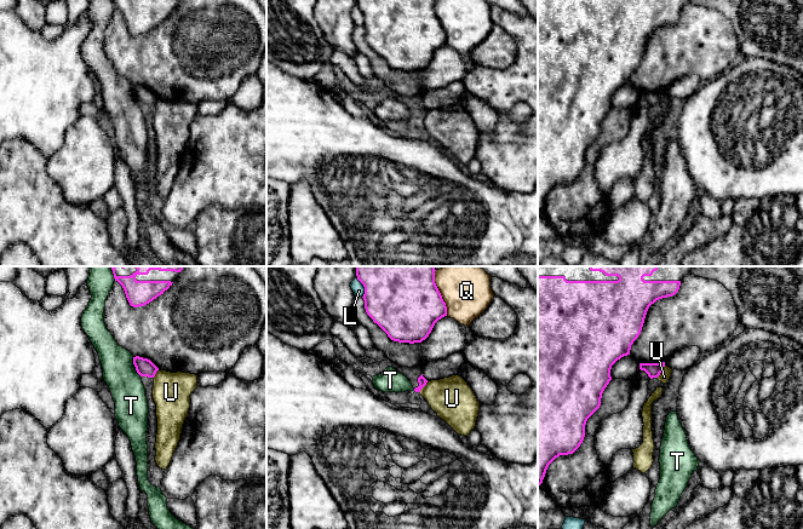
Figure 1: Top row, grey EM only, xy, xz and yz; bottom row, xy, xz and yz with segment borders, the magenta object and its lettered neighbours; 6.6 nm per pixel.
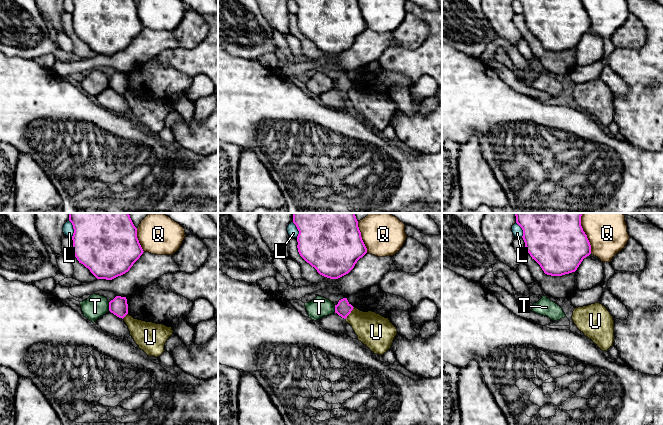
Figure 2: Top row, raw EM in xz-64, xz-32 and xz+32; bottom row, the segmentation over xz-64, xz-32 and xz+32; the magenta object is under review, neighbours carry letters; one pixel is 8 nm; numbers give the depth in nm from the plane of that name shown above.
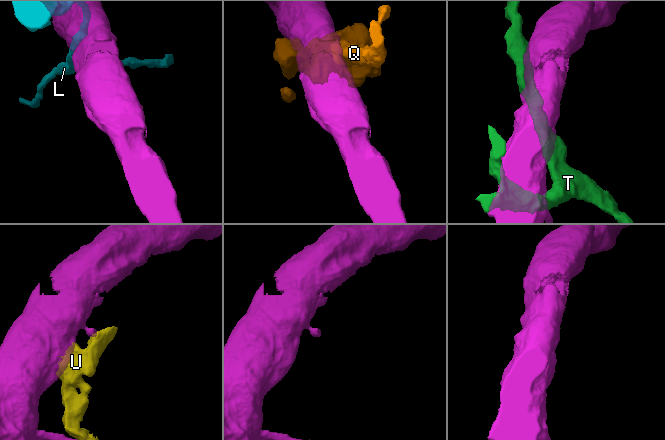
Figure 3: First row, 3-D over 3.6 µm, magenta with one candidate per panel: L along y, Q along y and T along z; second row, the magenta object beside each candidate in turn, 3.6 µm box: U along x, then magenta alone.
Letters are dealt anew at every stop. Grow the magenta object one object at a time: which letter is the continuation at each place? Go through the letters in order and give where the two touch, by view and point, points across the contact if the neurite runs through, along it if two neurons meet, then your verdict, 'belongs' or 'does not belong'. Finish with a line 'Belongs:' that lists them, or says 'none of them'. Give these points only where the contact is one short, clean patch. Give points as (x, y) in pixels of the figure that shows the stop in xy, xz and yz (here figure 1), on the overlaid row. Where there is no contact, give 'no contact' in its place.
L: contact xz (365, 288); does not belong
Q: contact xz (440, 293); does not belong
T: contact xy (137, 372); does not belong
U: contact yz (661, 371); border yz (665, 366), (657, 378); does not belong
Belongs: none of them

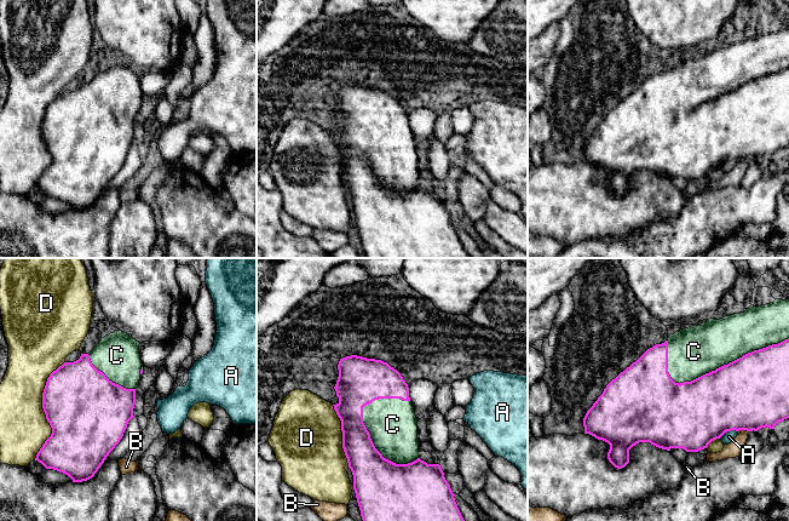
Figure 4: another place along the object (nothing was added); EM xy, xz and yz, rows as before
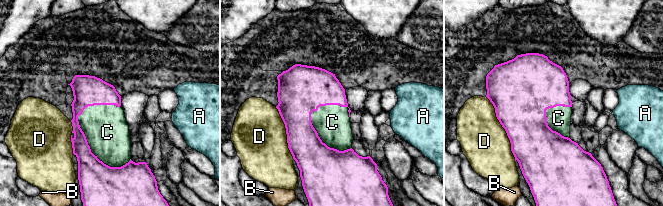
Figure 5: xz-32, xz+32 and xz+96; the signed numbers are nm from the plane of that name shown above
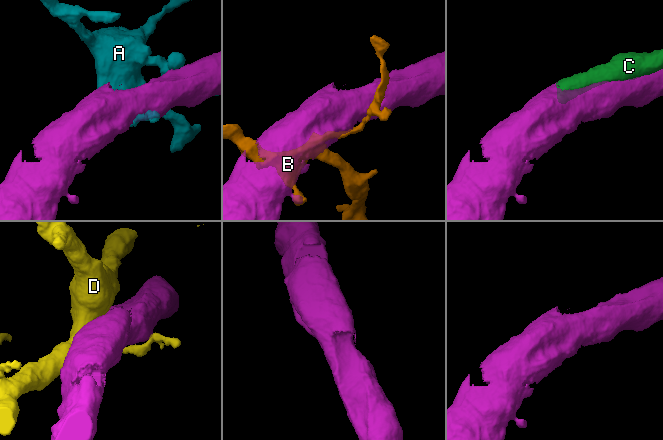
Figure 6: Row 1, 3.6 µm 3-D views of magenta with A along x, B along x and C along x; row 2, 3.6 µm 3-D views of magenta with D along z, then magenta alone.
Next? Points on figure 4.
A: contact yz (727, 430); does not belong
B: contact yz (743, 429); does not belong
C: contact yz (727, 364); belongs
D: contact xy (44, 410); does not belong
Belongs: C

